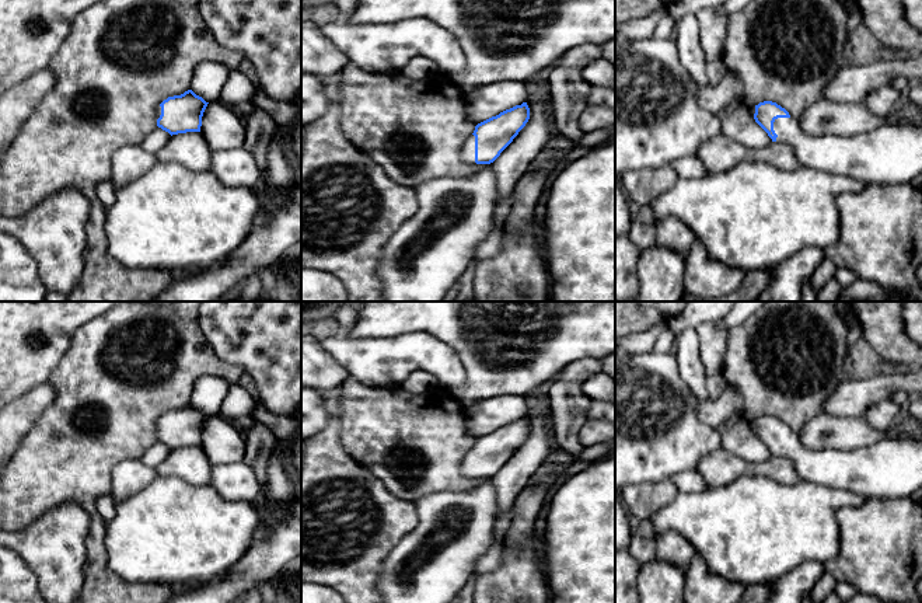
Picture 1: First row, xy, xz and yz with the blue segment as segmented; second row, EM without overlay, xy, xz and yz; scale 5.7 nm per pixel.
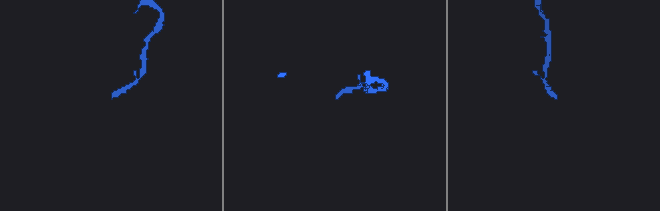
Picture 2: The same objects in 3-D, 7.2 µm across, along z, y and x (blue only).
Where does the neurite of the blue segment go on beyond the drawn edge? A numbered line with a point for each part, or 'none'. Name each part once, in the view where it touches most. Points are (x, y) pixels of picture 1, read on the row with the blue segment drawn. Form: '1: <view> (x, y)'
1: yz (891, 154)

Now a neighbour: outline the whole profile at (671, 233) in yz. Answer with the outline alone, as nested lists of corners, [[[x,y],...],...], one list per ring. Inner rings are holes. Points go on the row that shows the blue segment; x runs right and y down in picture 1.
[[[675,216],[656,224],[656,244],[638,259],[638,302],[682,302],[684,257],[694,241],[694,233]]]

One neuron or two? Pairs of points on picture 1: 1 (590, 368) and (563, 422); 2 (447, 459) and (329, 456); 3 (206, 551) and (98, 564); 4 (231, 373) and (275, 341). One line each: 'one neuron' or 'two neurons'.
1: one neuron
2: two neurons
3: two neurons
4: two neurons

